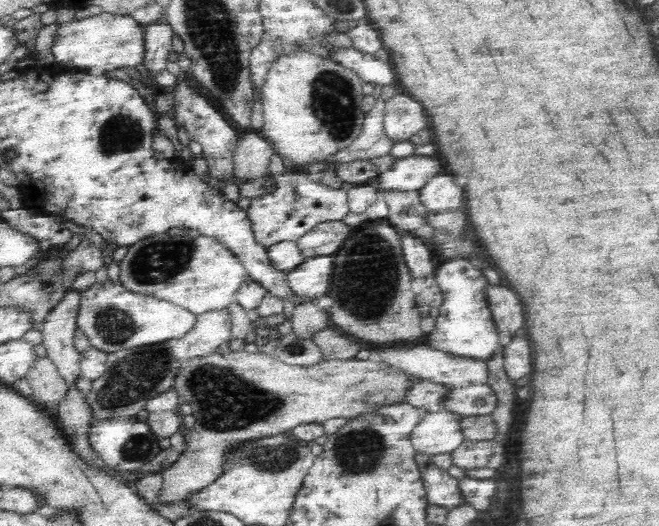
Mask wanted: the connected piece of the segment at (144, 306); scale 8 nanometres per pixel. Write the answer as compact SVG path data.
M119 281L98 282L79 296L77 327L84 330L91 346L106 352L182 340L196 326L197 316L184 307L153 296L134 294Z

